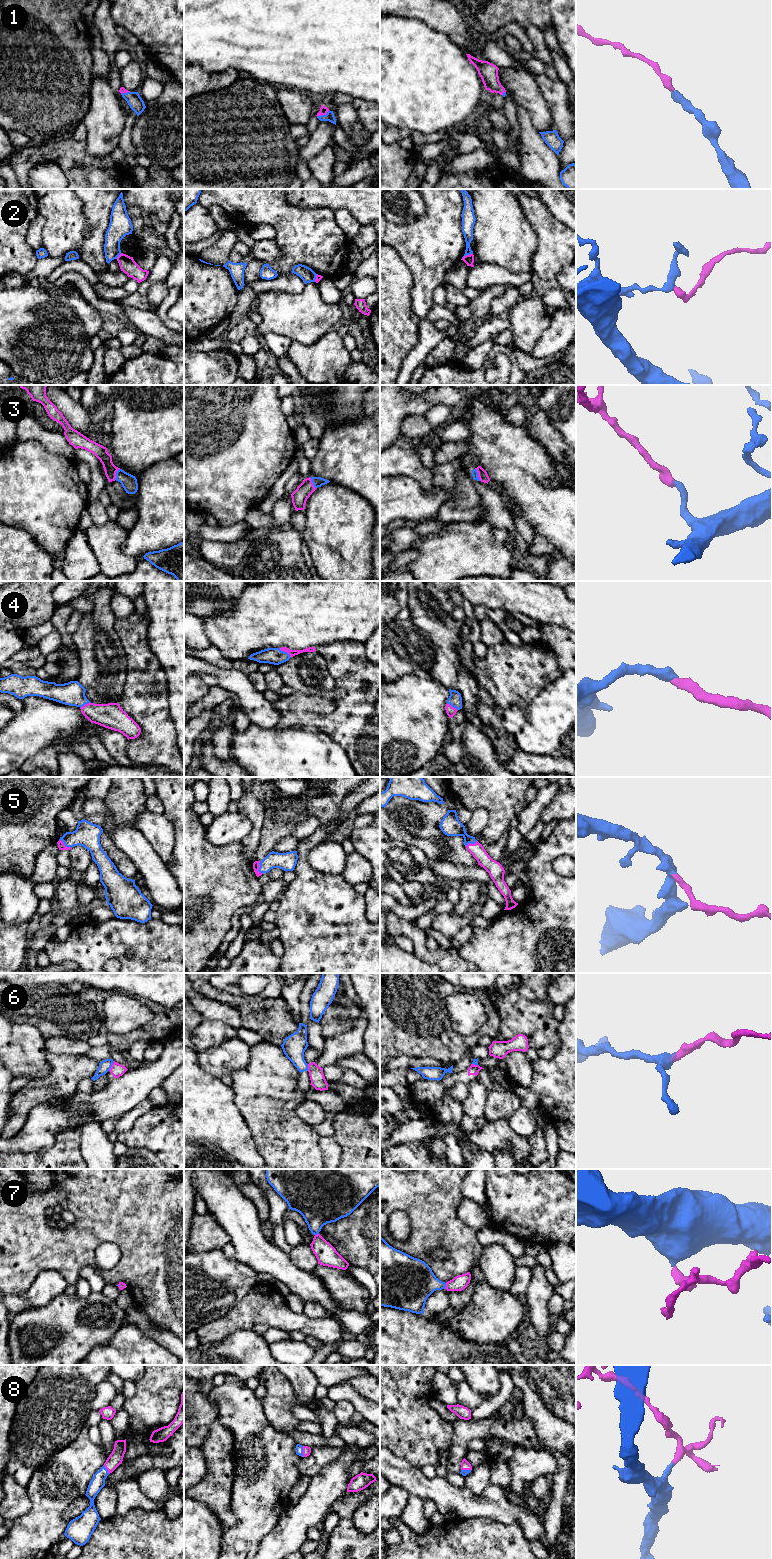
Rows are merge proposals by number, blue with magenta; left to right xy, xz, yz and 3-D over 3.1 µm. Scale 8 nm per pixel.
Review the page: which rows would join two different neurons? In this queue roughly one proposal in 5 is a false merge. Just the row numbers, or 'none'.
2, 6

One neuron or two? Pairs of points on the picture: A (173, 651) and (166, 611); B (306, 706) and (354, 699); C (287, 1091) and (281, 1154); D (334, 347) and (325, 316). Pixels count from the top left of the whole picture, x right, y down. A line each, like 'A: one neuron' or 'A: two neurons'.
A: one neuron
B: one neuron
C: one neuron
D: two neurons

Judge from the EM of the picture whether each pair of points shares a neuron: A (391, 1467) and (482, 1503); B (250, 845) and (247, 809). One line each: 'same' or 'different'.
A: same
B: same

